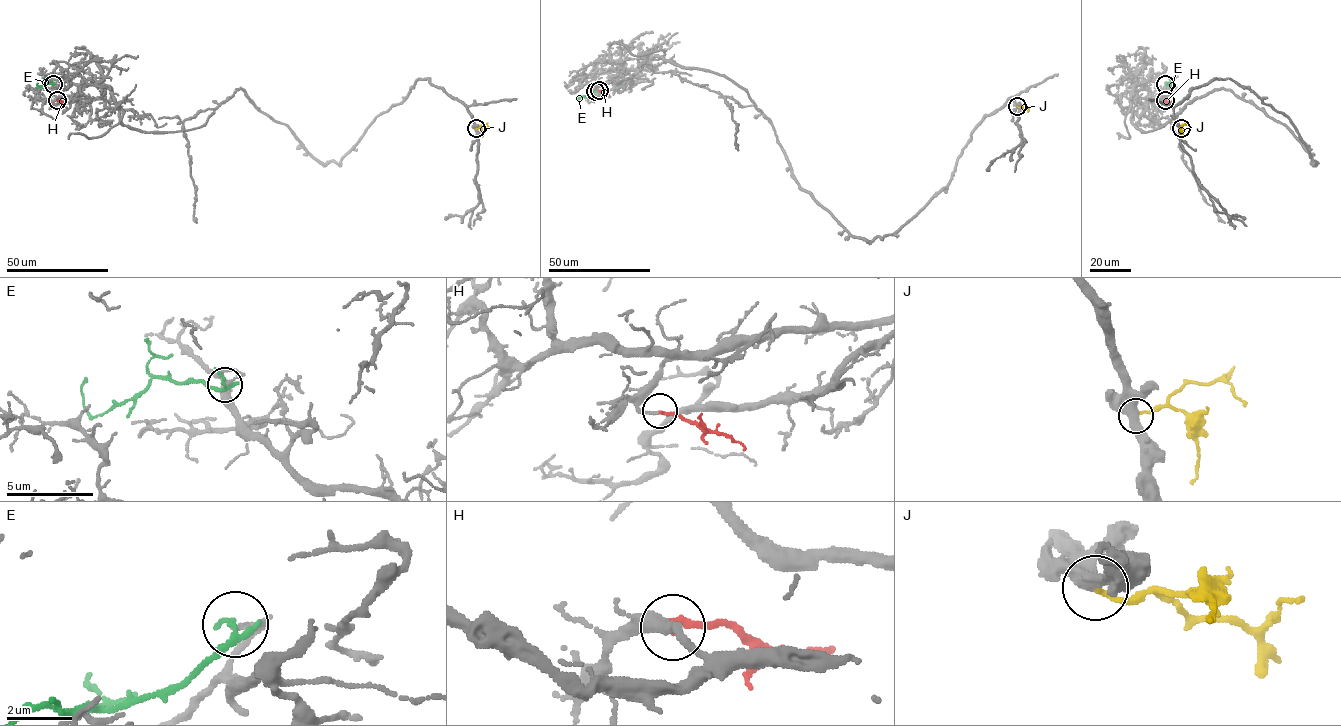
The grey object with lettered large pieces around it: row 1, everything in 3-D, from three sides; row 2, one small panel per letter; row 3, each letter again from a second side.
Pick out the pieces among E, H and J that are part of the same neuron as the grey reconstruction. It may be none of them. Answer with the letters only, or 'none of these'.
H

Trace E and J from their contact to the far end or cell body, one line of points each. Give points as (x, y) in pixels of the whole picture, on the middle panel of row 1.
E: (595, 91), (591, 95), (578, 97)
J: (1017, 106), (1030, 106)

